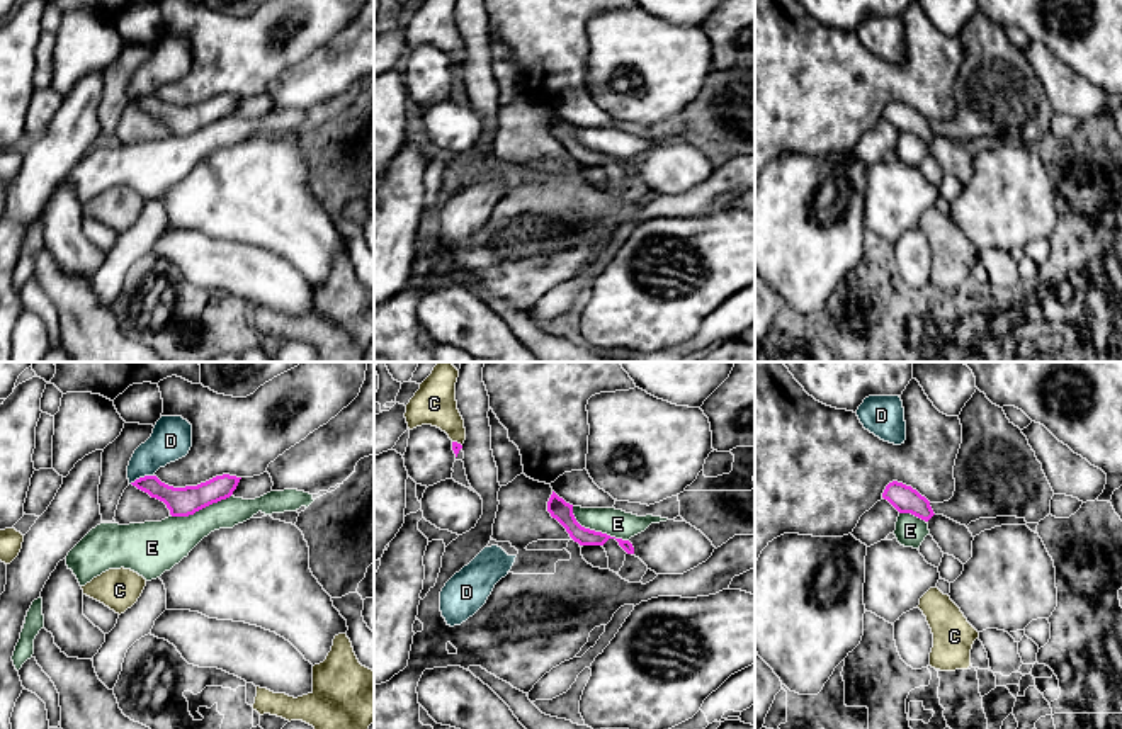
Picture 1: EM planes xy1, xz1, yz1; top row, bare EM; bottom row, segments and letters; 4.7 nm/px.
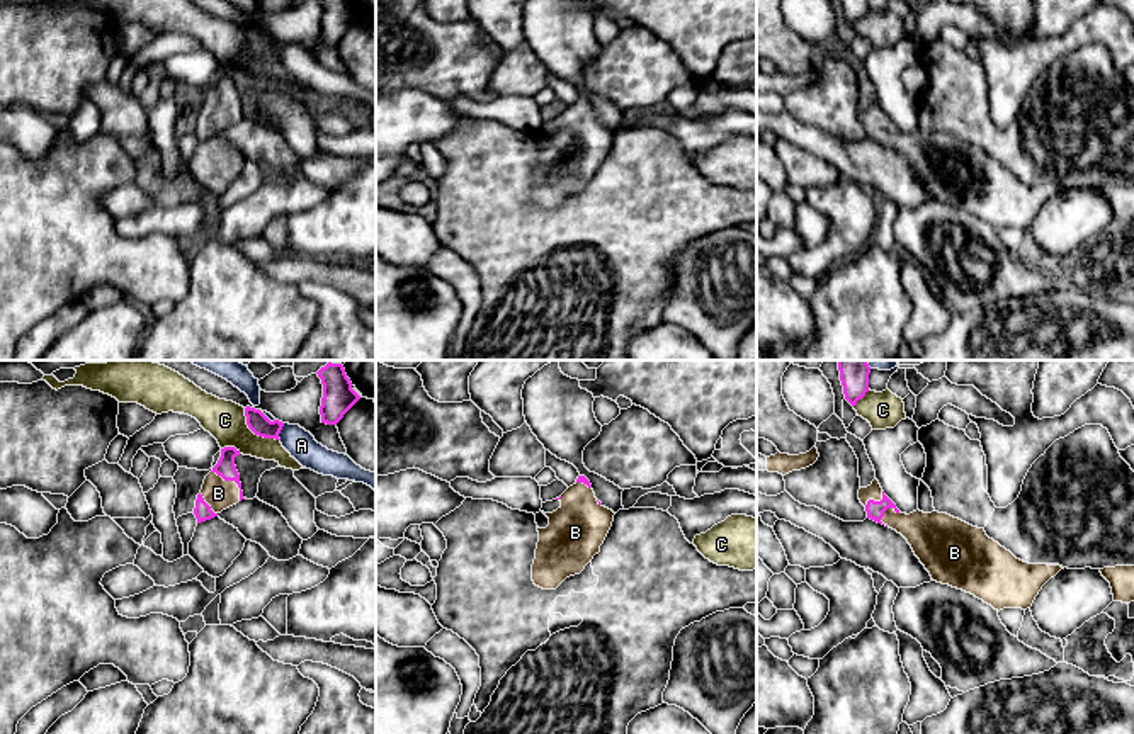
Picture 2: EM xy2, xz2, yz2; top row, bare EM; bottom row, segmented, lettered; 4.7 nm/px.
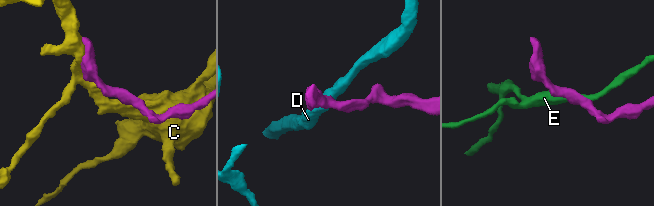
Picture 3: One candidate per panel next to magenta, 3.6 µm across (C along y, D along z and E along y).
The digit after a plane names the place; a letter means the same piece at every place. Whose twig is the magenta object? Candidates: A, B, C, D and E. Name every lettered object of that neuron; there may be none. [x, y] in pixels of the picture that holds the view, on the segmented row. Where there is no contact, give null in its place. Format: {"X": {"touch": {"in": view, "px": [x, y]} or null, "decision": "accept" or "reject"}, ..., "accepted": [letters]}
{"A": {"touch": {"in": "xy2", "px": [279, 432]}, "decision": "reject"}, "B": {"touch": {"in": "xy2", "px": [232, 479]}, "decision": "accept"}, "C": {"touch": {"in": "xy2", "px": [255, 434]}, "decision": "reject"}, "D": {"touch": {"in": "xy1", "px": [141, 478]}, "decision": "reject"}, "E": {"touch": {"in": "xz1", "px": [594, 531]}, "decision": "reject"}, "accepted": ["B"]}

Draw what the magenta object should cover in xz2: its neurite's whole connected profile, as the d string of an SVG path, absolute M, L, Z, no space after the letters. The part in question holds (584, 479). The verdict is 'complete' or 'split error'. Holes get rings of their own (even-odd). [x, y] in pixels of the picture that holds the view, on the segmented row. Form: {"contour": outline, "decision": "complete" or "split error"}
{"contour": "M578 476L559 498L561 506L553 513L546 528L539 528L539 542L532 564L532 581L542 590L556 590L566 578L580 574L600 552L614 511L605 508L585 476Z", "decision": "split error"}

